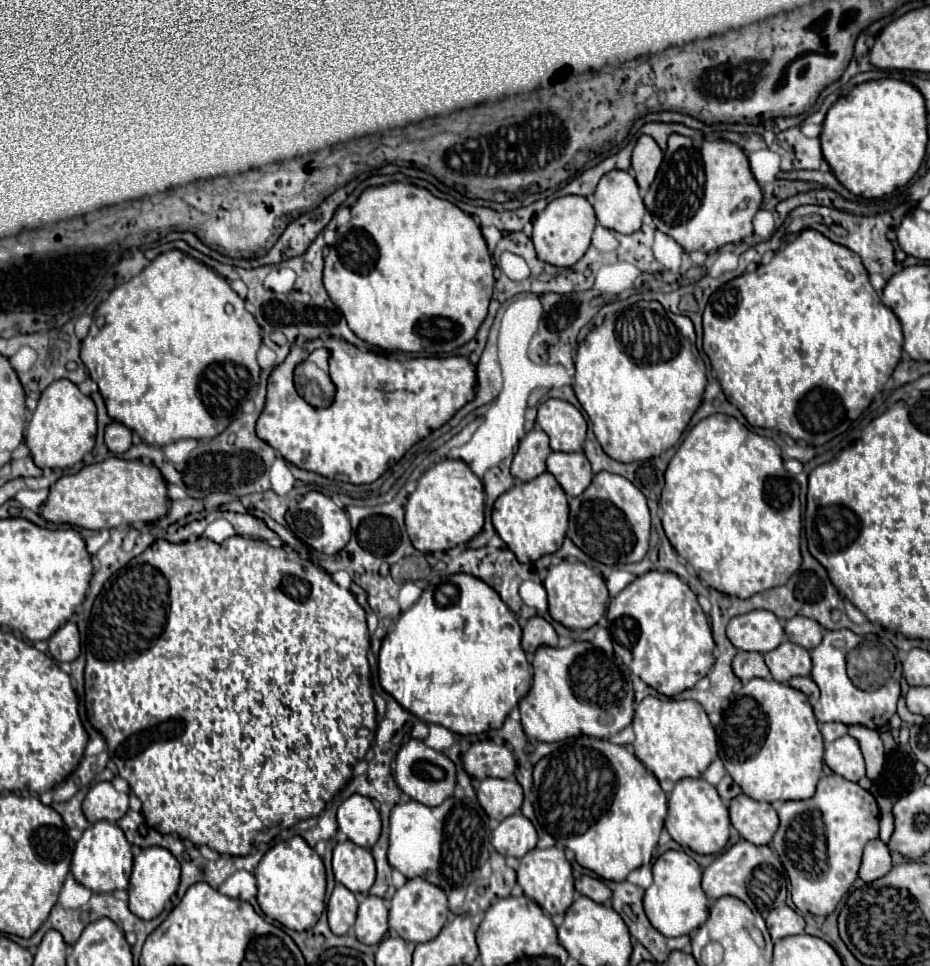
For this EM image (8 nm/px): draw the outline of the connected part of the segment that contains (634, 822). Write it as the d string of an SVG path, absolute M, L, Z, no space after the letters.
M585 735L569 739L555 753L543 757L535 765L533 781L539 807L547 821L547 831L561 847L575 853L575 859L581 867L607 881L625 881L631 871L639 869L643 863L647 863L647 859L651 859L667 815L667 795L659 787L659 781L653 777L653 773L647 771L647 767L625 747L613 745L607 739Z

